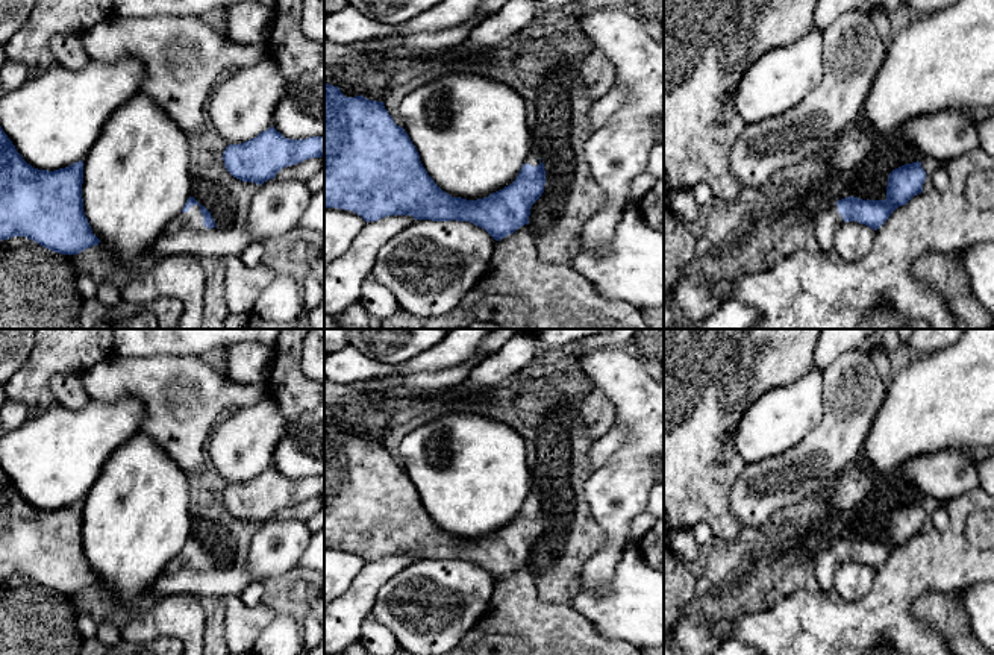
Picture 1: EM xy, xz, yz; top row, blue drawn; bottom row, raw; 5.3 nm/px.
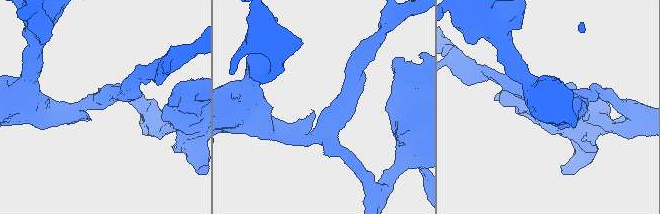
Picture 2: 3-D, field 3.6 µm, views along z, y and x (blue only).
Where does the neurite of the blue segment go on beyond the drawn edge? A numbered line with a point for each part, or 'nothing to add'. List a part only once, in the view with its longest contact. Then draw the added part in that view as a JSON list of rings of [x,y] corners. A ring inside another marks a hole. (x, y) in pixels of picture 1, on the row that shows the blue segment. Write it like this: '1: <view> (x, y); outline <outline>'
1: xy (193, 219); outline [[[194,205],[188,212],[180,212],[165,229],[167,233],[177,233],[180,230],[209,230],[203,224],[203,215],[200,212],[200,206]]]

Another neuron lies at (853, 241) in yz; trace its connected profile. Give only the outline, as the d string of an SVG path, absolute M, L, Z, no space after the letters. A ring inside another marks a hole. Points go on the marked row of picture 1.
M858 221L844 223L835 238L833 250L847 262L858 262L870 252L876 240L876 230Z

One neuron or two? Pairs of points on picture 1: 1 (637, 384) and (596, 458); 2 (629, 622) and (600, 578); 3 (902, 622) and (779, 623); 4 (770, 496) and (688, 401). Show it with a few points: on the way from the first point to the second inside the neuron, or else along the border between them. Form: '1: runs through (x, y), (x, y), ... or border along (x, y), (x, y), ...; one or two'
1: border along (618, 423), (628, 431), (628, 438), (606, 460); two
2: border along (622, 557), (606, 592), (594, 593), (581, 586); two
3: runs through (872, 622), (809, 622); one
4: border along (746, 464), (728, 496); two

